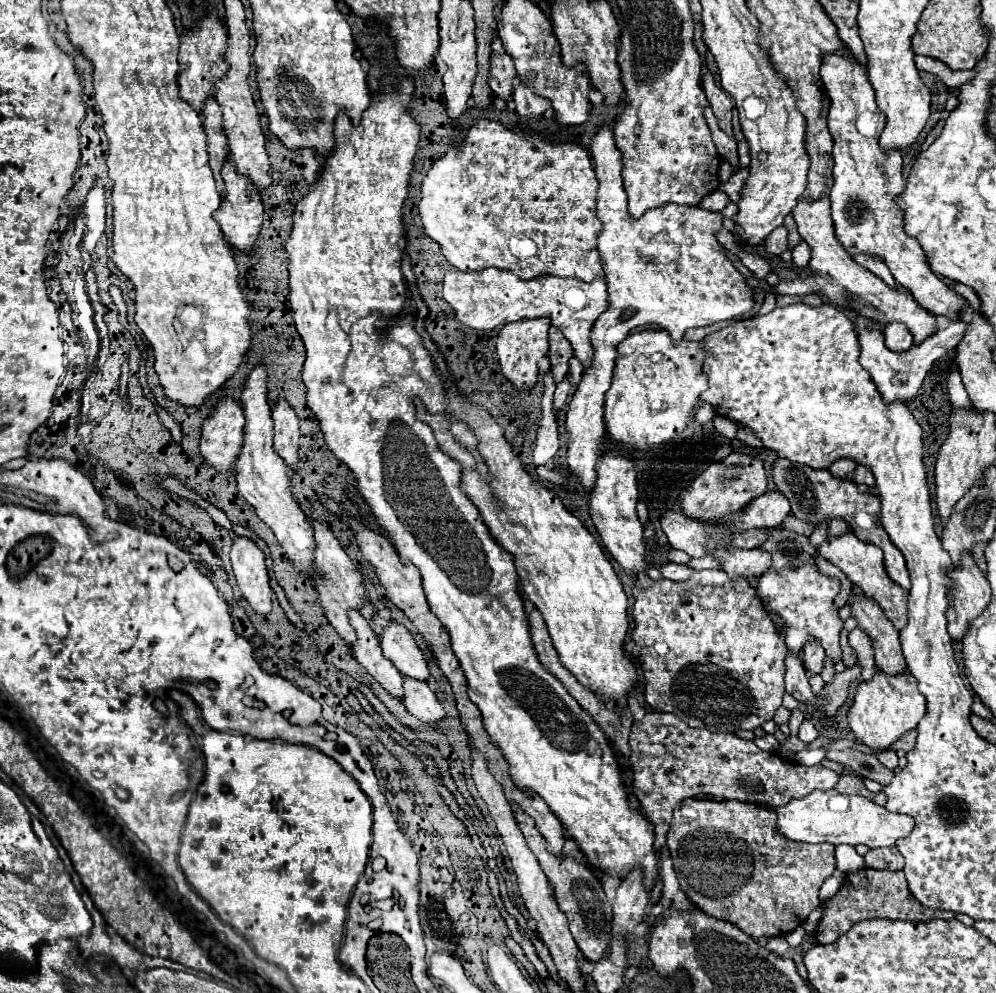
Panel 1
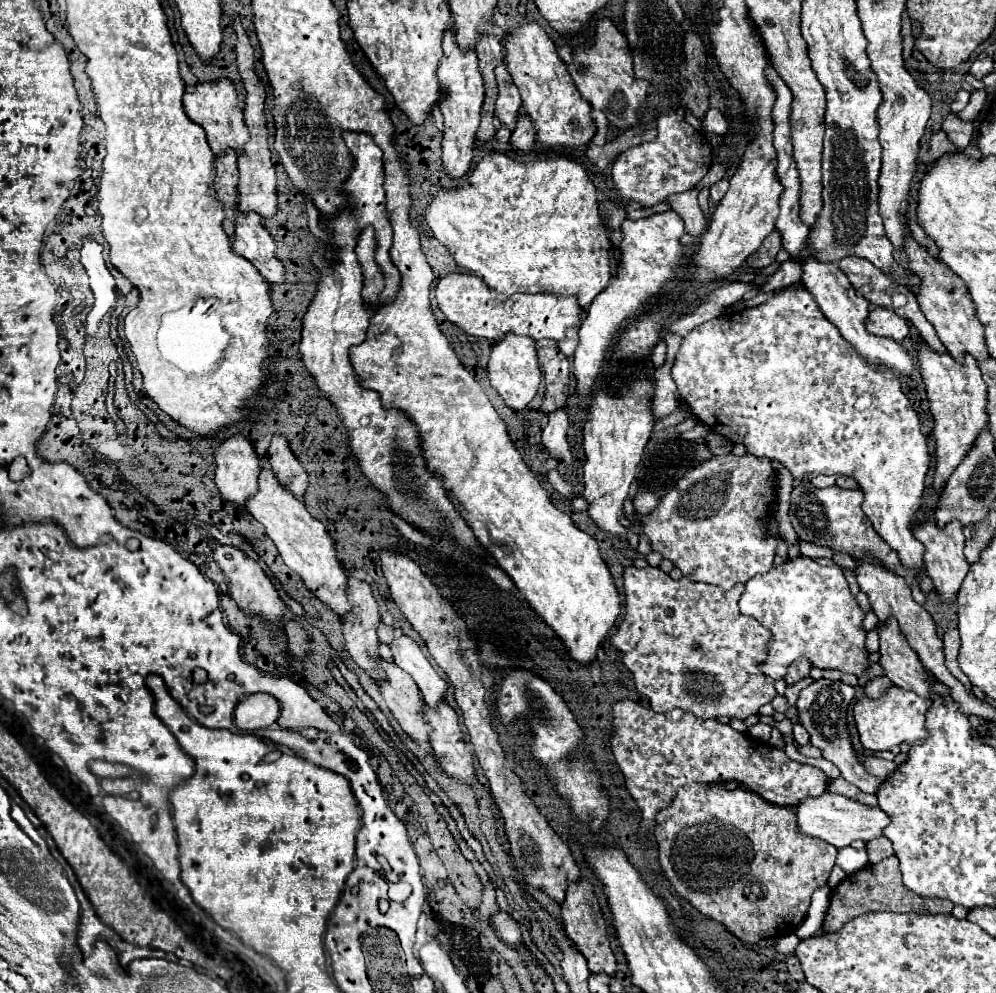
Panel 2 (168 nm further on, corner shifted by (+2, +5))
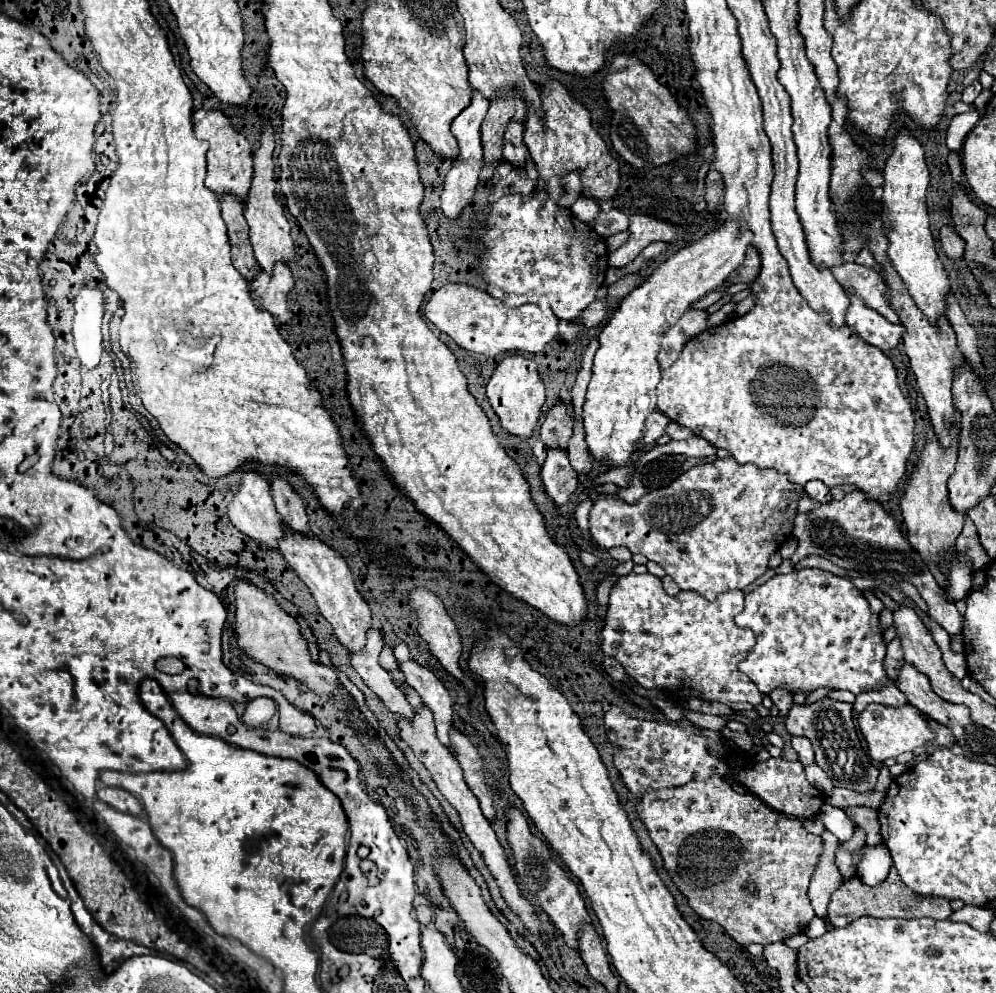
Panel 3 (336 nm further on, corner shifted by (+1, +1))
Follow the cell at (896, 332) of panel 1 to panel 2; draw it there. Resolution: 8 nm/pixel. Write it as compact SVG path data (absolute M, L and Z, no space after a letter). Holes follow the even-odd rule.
M872 308L866 318L866 328L874 336L884 336L900 342L908 336L908 322L888 308Z

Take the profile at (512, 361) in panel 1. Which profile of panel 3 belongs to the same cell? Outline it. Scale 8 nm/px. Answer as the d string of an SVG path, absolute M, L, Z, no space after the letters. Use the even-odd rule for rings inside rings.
M507 354L495 368L491 380L487 382L487 398L491 408L501 420L501 426L521 438L531 436L533 428L537 426L541 406L545 402L545 384L537 372L537 366L531 358L521 354Z

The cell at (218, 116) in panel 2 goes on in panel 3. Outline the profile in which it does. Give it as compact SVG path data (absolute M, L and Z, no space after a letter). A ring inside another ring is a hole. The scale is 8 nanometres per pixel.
M213 108L207 110L205 116L201 120L195 120L193 124L193 132L197 138L207 140L209 142L209 152L207 152L207 178L205 184L215 192L215 194L223 194L223 192L233 192L235 196L239 196L241 200L247 198L249 186L251 186L251 178L253 178L253 162L251 162L251 144L247 142L247 138L237 132L231 126L229 116L225 116L221 110Z

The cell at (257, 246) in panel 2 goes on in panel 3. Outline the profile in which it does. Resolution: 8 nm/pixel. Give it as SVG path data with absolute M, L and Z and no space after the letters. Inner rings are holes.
M277 262L271 274L259 270L249 286L253 290L253 298L261 298L261 306L275 316L277 324L289 322L291 312L287 308L287 294L293 288L293 276L287 264Z

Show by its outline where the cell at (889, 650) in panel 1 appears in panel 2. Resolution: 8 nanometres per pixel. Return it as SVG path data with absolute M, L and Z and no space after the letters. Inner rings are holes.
M896 618L880 624L880 664L884 674L904 690L918 696L930 696L930 672L922 666L918 654L908 646L904 634L900 634Z

